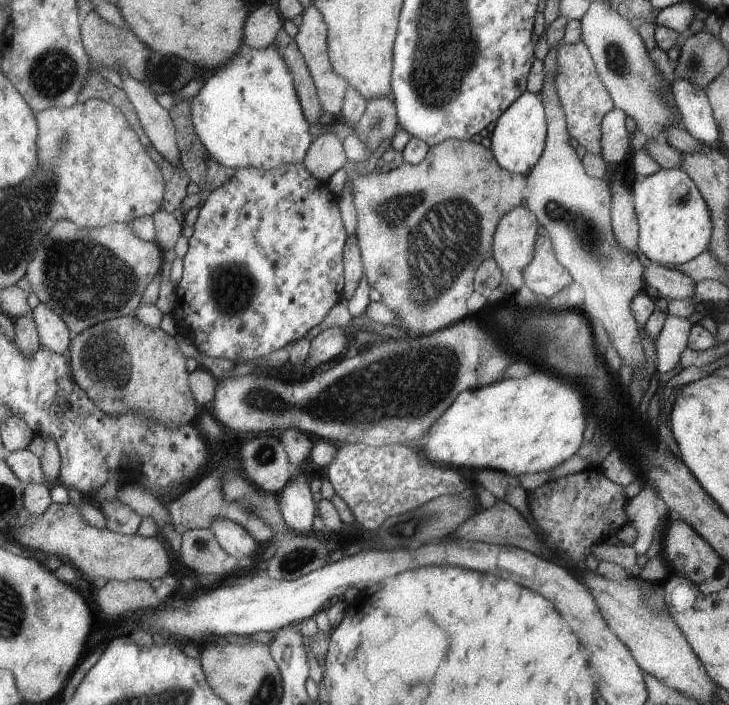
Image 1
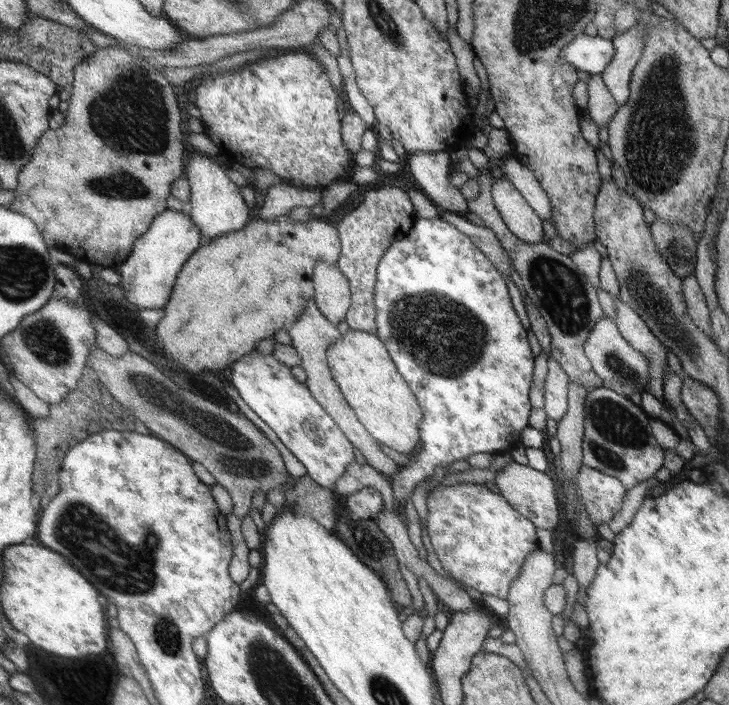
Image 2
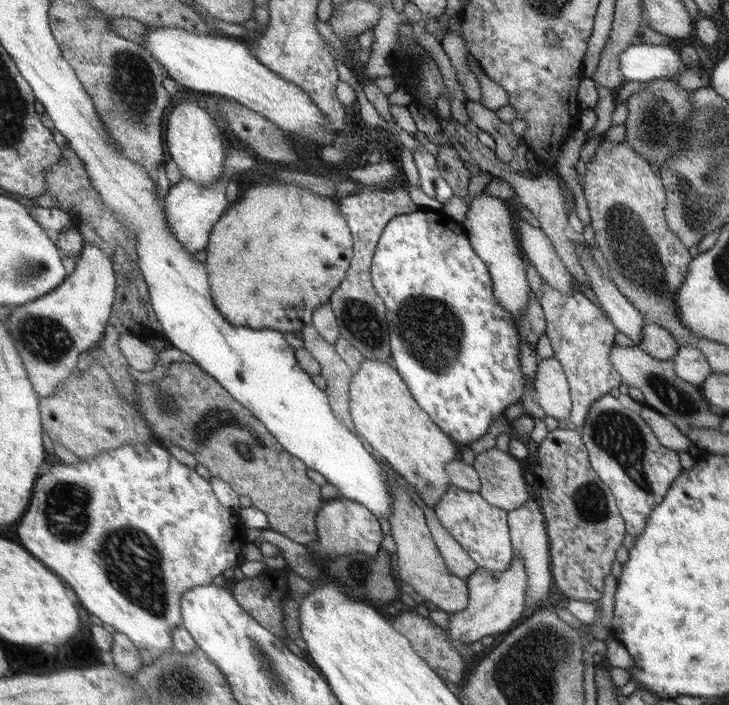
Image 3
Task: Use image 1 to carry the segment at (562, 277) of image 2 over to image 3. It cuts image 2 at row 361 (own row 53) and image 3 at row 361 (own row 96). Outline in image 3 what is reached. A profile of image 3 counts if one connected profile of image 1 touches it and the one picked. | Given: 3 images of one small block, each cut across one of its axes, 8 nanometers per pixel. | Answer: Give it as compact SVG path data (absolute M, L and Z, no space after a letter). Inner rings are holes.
M542 282L542 293L538 304L544 315L544 333L552 346L555 360L562 364L566 380L569 382L573 410L569 418L572 428L580 430L595 400L607 395L611 388L617 388L622 380L611 364L610 350L616 330L606 314L593 299L579 287L572 288L570 294L561 294Z

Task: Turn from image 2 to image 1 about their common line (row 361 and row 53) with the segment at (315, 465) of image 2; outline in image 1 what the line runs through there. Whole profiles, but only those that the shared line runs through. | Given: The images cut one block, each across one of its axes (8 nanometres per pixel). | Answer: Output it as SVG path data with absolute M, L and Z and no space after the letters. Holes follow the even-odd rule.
M275 43L259 50L243 44L238 52L240 55L232 57L223 67L217 68L199 88L199 92L191 96L191 122L199 142L207 148L209 156L224 167L271 170L282 164L301 164L312 142L311 136L307 134L306 118L303 118L290 68L275 48Z

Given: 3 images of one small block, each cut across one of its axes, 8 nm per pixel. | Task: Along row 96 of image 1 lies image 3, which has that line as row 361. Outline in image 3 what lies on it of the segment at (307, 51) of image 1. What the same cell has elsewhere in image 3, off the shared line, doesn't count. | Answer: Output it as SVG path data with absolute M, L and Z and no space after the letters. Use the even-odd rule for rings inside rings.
M312 325L302 328L301 340L304 349L320 364L319 376L325 380L323 392L328 396L332 412L355 436L359 436L350 417L351 370L335 353L333 345L327 344Z

